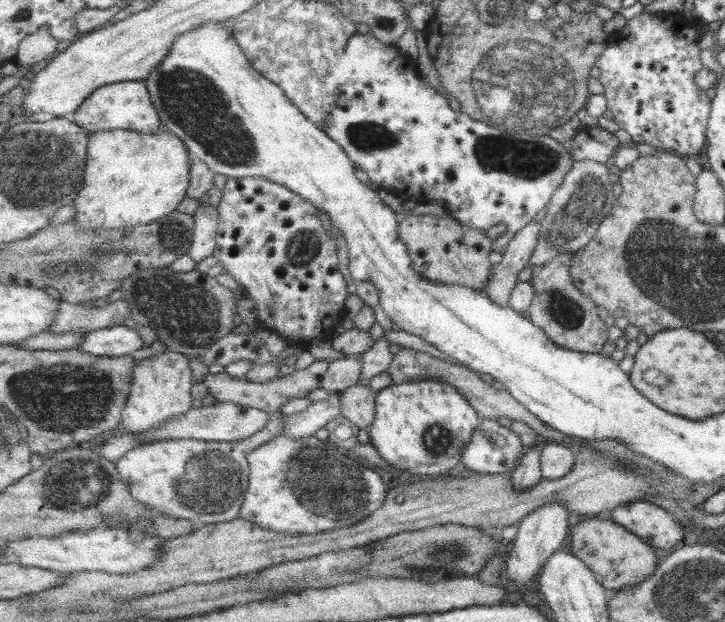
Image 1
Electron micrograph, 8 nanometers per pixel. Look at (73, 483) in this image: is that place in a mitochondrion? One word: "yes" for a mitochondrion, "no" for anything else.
yes

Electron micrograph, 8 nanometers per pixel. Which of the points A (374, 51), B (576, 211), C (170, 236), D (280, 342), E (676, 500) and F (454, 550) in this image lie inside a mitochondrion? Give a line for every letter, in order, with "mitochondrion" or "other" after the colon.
A: other
B: mitochondrion
C: mitochondrion
D: other
E: other
F: mitochondrion

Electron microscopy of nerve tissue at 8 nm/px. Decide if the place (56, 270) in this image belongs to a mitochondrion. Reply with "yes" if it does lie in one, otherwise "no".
yes

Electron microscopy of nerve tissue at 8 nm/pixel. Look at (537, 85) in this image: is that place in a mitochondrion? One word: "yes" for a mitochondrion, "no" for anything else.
yes

